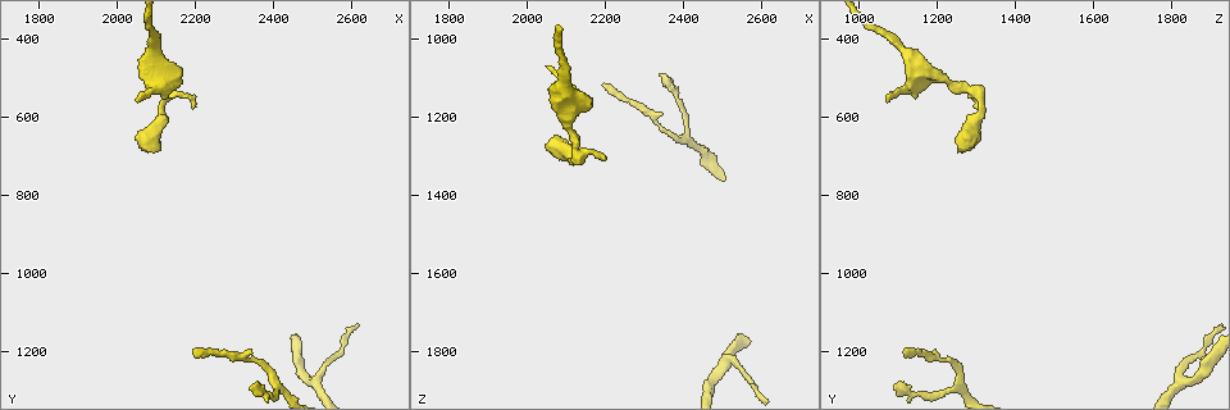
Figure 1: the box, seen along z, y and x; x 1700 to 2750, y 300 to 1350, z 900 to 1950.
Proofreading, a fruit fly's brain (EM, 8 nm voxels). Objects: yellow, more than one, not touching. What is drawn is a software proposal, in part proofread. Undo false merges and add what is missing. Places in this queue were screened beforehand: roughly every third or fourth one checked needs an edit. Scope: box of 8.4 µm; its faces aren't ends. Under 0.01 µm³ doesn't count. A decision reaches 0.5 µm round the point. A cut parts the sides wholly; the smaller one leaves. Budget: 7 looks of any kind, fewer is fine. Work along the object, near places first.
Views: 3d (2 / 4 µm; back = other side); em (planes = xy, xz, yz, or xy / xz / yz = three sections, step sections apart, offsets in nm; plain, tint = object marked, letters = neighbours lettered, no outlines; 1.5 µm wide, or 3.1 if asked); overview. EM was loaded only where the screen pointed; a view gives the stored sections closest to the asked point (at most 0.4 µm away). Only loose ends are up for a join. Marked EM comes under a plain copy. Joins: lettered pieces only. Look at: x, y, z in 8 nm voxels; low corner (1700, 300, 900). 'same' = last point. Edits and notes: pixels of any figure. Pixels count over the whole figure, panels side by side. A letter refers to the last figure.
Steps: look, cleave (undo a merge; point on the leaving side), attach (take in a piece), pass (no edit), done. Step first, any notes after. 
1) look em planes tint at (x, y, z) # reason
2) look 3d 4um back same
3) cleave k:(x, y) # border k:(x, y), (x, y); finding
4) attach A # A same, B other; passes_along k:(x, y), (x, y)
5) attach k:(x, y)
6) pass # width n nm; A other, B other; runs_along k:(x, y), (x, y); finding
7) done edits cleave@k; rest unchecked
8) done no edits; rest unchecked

look em planes letters at (2195, 575, 1305) # tapers out

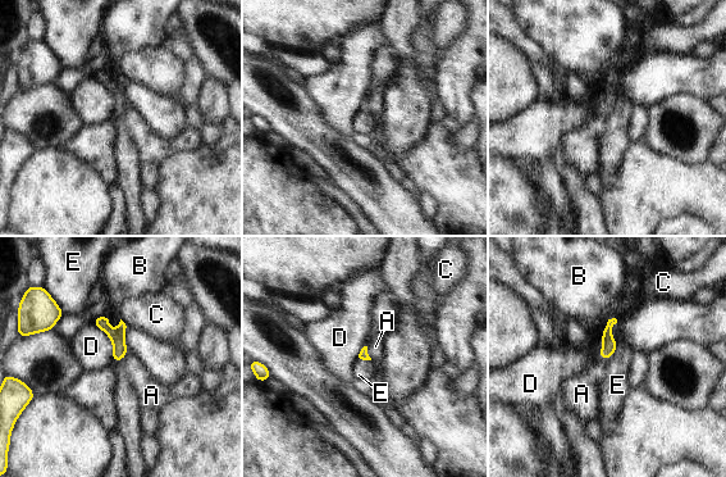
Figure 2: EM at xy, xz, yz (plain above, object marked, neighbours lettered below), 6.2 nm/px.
pass # A other, B other, C other, D other, E other; runs_along 2:(97, 321), (117, 339), (117, 358); none of them fits

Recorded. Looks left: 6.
look em xy step 4 letters at (2420, 1295, 1265)

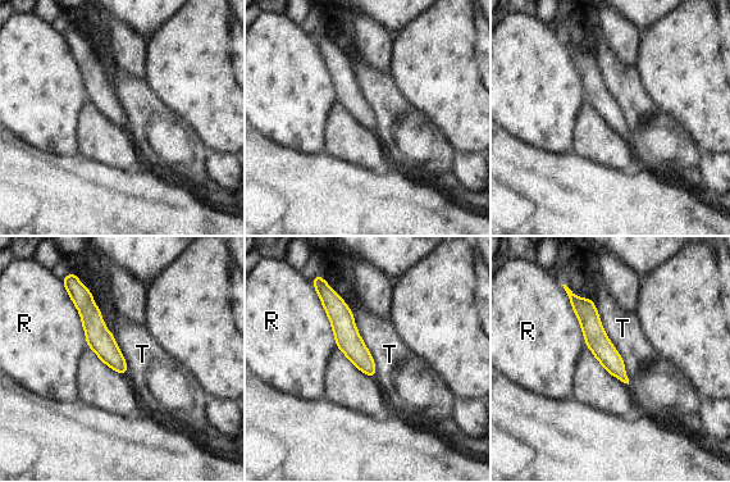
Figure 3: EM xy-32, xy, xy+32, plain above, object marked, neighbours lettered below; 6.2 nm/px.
look em planes letters same

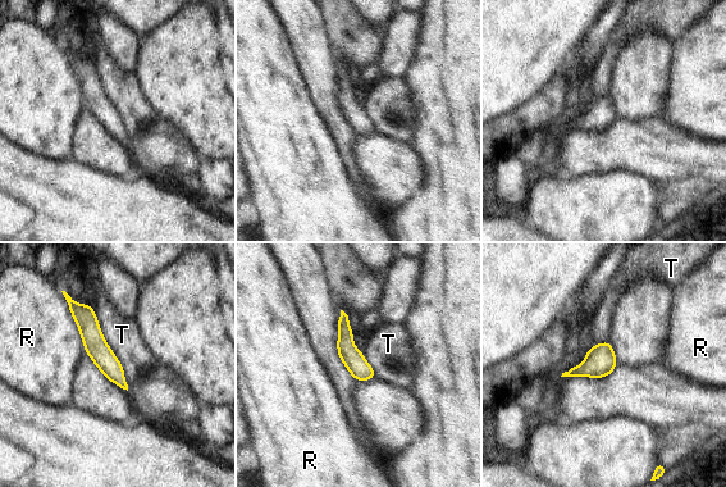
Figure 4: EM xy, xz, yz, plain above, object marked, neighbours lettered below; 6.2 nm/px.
pass # width 140 nm; R other, T other; runs_along 4:(71, 303), (123, 385); all the same cell

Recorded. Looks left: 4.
look em xz step 4 tint at (2195, 1190, 1110) # an open end

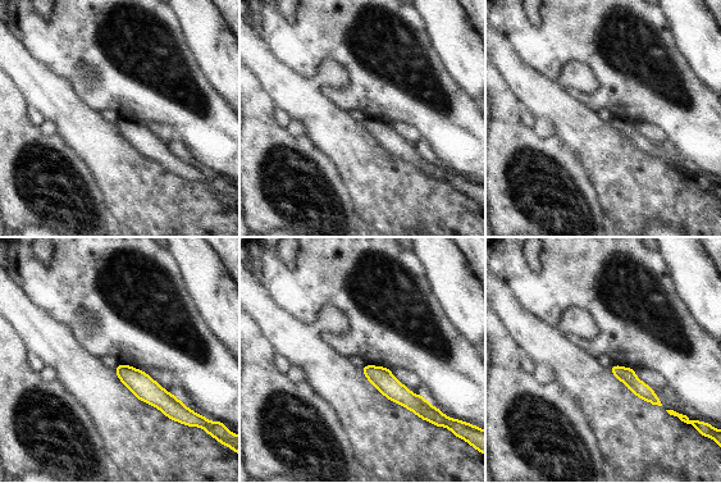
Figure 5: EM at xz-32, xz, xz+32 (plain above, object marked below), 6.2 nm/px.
look em xy step 8 letters same # cut it another way

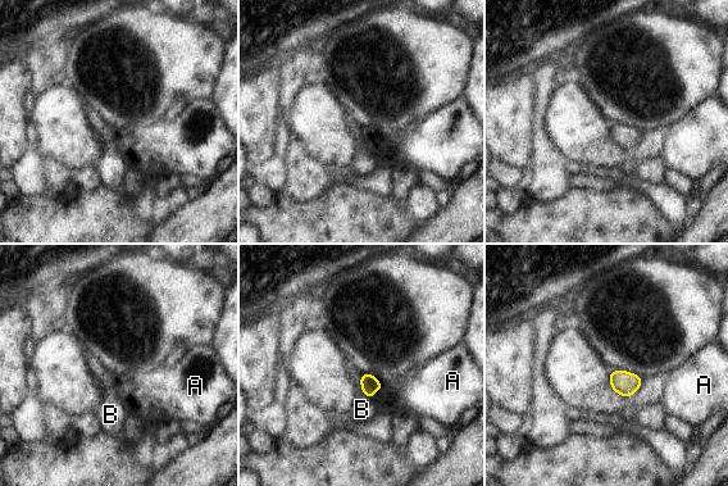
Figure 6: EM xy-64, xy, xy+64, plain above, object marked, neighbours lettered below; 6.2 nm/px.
pass # longest_contact B 170 nm; A other, B other; no lettered piece goes on from it

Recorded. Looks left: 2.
done no edits; rest unchecked

